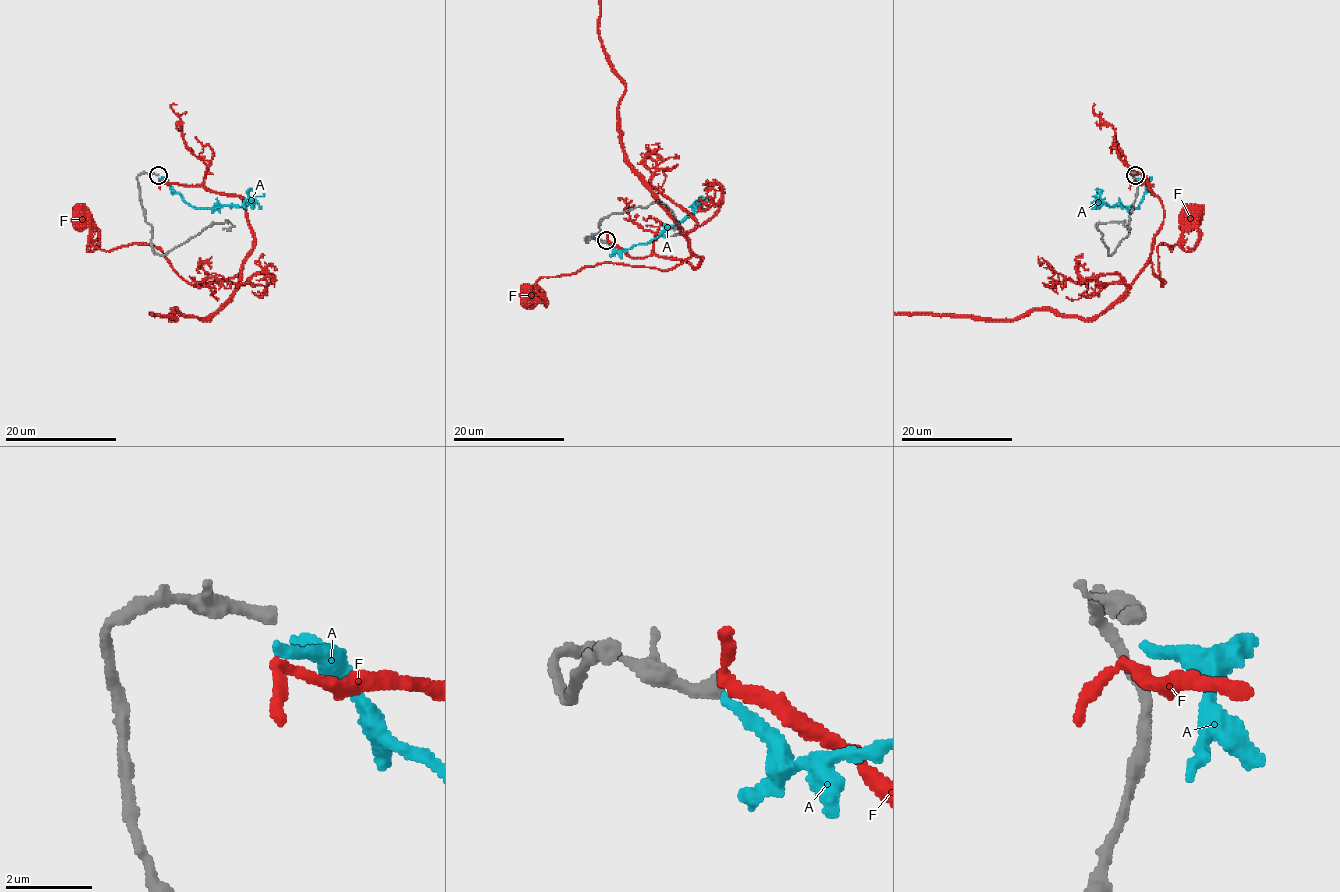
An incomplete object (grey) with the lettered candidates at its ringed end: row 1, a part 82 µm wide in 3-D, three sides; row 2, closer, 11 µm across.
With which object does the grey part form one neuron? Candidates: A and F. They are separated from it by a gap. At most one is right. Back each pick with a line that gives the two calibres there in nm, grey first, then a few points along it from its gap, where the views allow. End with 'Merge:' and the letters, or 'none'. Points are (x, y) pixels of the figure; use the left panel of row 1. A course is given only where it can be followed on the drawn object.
F: 360 nm thick on the grey side, 240 nm on the other; it runs (158, 179), (242, 200), (253, 243), (232, 277), (188, 284), (154, 246), (94, 248), (80, 217)
Merge: F

